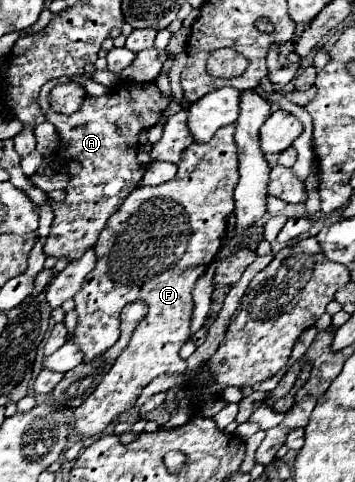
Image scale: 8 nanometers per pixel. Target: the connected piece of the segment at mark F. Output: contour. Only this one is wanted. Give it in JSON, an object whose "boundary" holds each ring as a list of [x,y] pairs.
{"boundary":[[[227,125],[209,143],[189,145],[183,151],[177,175],[169,183],[135,189],[101,231],[95,243],[97,263],[83,279],[83,287],[75,297],[79,323],[73,341],[81,347],[83,361],[101,359],[117,343],[121,333],[119,315],[127,303],[143,301],[149,311],[95,391],[73,411],[73,431],[77,437],[103,433],[115,417],[137,403],[141,391],[155,377],[179,377],[187,371],[179,349],[191,335],[193,287],[219,251],[227,231],[227,217],[233,211],[233,191],[239,179],[233,131],[235,125]]]}

